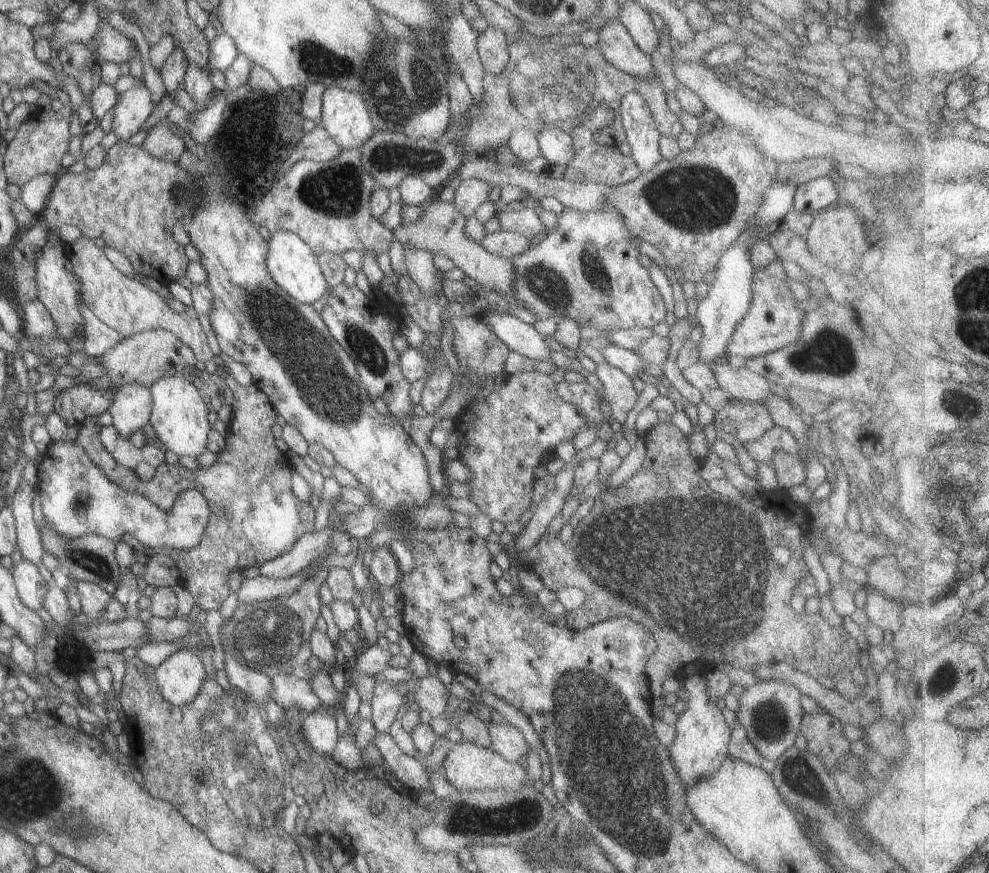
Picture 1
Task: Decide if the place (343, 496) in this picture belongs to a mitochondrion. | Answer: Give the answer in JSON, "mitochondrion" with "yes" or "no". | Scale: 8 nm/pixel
{"mitochondrion":"no"}

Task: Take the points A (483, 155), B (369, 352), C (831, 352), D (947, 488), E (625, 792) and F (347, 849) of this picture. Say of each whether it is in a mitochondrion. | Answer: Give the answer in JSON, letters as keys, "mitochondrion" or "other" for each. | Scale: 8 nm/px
{"A":"other","B":"mitochondrion","C":"mitochondrion","D":"other","E":"mitochondrion","F":"other"}

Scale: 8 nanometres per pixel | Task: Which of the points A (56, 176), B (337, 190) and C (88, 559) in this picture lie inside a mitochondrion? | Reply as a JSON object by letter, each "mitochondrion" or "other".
{"A":"other","B":"mitochondrion","C":"mitochondrion"}

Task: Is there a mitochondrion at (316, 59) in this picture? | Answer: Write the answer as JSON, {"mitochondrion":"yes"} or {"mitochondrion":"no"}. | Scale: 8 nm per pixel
{"mitochondrion":"yes"}

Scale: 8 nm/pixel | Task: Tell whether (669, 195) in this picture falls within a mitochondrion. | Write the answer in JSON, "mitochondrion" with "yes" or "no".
{"mitochondrion":"yes"}

